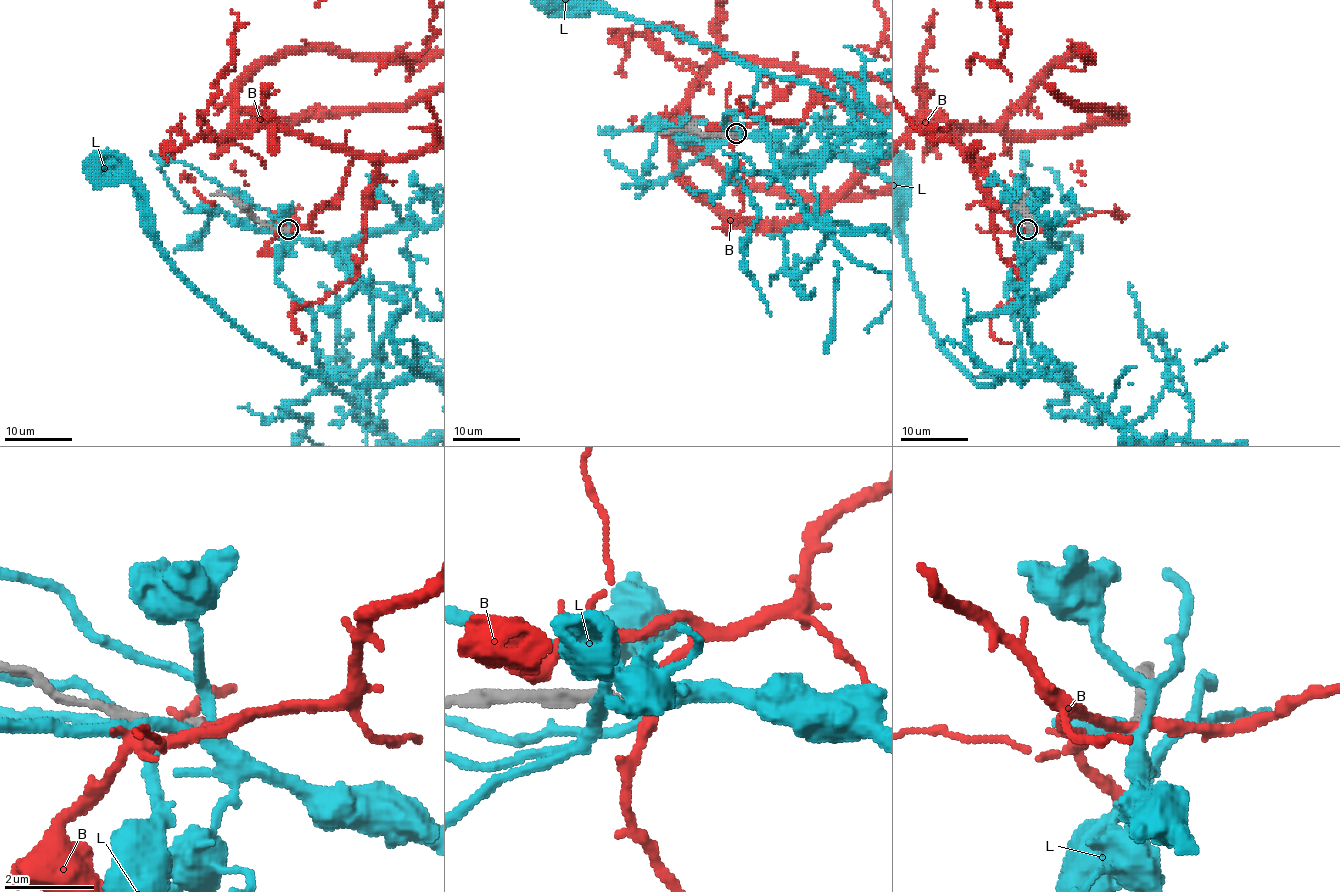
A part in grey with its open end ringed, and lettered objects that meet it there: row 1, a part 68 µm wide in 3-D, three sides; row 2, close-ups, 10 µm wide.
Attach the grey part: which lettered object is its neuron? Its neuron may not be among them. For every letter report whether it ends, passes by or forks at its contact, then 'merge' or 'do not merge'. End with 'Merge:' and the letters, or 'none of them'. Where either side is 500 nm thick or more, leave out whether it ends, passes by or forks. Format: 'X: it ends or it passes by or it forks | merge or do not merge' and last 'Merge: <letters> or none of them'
B: it passes by | do not merge
L: it forks | do not merge
Merge: none of them

